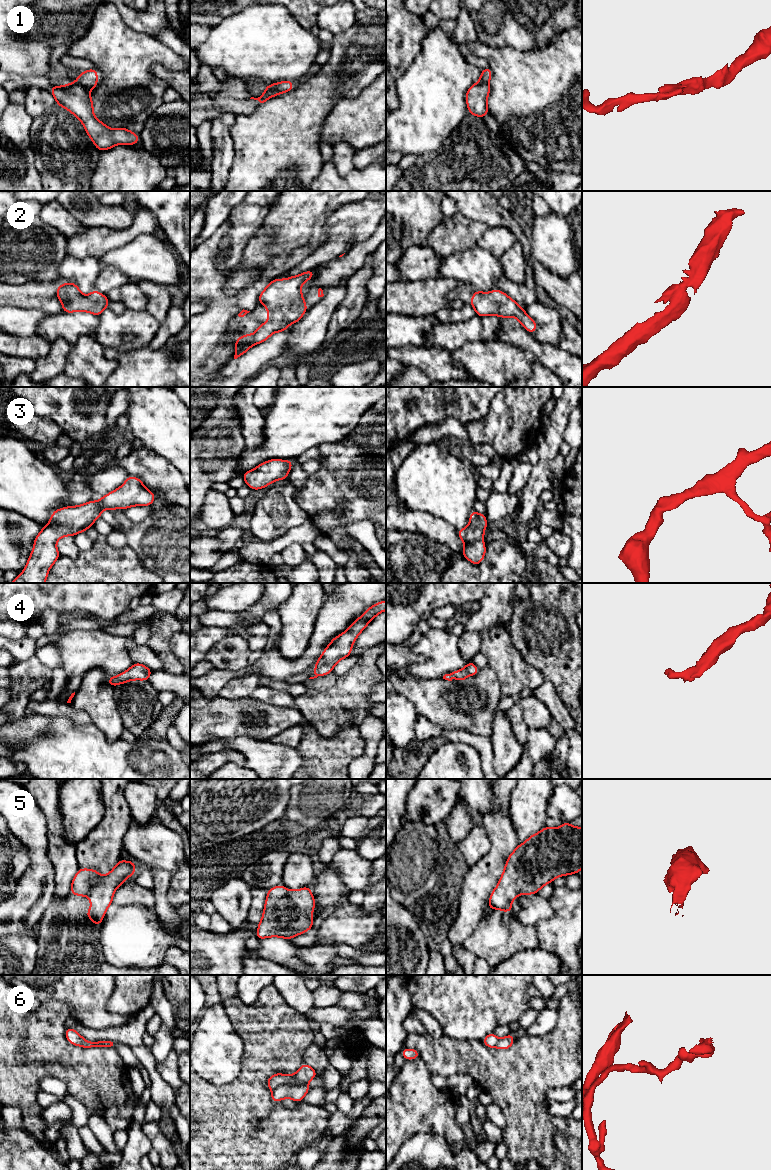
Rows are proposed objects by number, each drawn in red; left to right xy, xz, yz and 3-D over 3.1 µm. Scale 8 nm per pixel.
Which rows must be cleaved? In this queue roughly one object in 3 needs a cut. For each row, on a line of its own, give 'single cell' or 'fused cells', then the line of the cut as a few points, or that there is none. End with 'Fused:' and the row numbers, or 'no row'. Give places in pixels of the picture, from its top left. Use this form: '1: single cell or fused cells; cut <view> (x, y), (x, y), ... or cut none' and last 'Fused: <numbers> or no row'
1: fused cells; cut xz (277, 83), (272, 89), (264, 93)
2: single cell; cut none
3: single cell; cut none
4: single cell; cut none
5: single cell; cut none
6: fused cells; cut xz (306, 1083), (279, 1085), (272, 1090)
Fused: 1, 6

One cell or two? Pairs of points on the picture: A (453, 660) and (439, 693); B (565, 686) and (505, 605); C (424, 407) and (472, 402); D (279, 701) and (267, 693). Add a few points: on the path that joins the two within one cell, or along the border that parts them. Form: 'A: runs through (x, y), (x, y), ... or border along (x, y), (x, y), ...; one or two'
A: border along (442, 677), (418, 678); two
B: border along (512, 613), (507, 628); two
C: runs through (436, 402), (460, 402); one
D: runs through (276, 698), (270, 695); one

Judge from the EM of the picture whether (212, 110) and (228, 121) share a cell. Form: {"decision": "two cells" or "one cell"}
{"decision": "two cells"}

